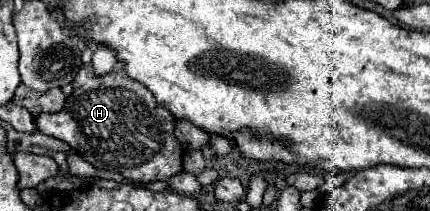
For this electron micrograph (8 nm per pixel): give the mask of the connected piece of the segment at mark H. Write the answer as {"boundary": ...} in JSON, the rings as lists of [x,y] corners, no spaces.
{"boundary":[[[84,64],[74,78],[74,92],[72,92],[72,112],[60,110],[56,114],[40,114],[36,118],[36,128],[52,138],[58,138],[72,146],[76,152],[82,154],[86,162],[96,166],[98,170],[114,170],[122,174],[126,180],[134,182],[156,182],[168,180],[174,174],[182,172],[182,148],[174,136],[174,122],[176,118],[162,106],[156,104],[154,96],[136,80],[132,80],[124,72],[124,64],[116,64],[108,74],[98,76],[92,64]]]}

